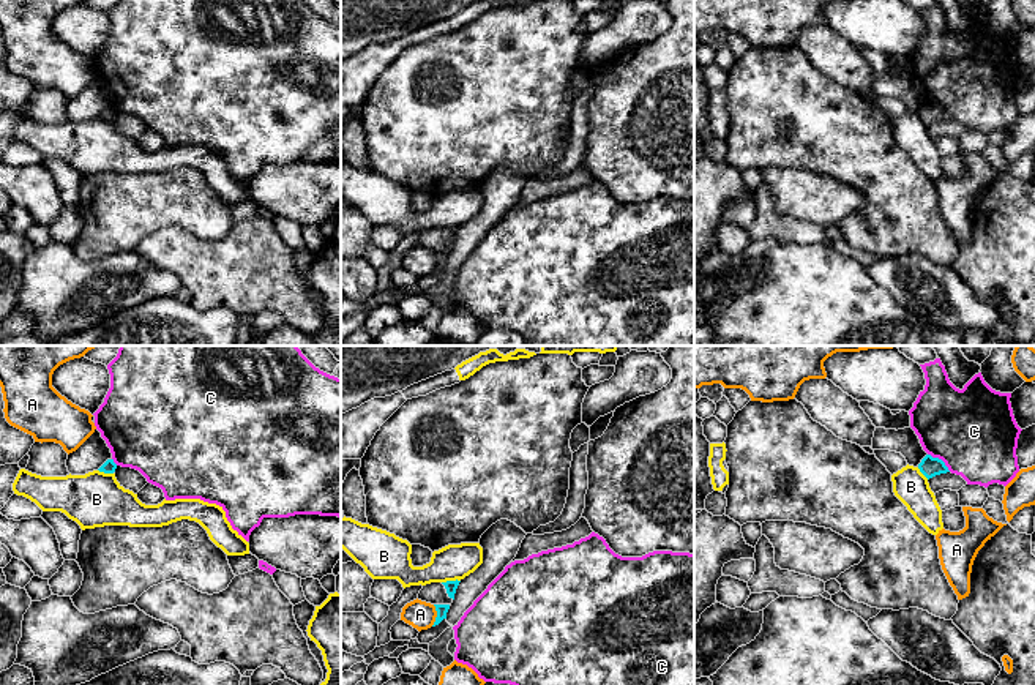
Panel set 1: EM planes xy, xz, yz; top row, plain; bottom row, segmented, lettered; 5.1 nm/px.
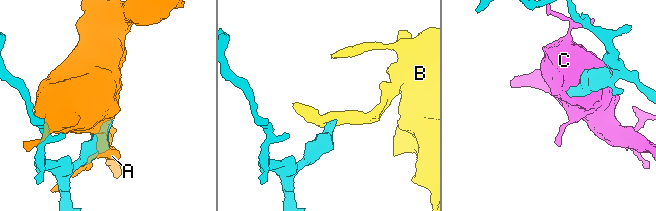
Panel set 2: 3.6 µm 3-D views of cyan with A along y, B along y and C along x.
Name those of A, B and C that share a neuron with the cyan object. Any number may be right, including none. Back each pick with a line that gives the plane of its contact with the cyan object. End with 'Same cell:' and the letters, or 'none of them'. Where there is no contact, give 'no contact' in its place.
Same cell: none of them

